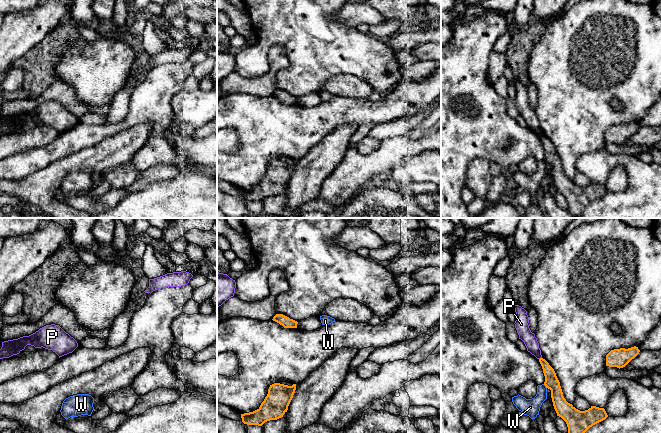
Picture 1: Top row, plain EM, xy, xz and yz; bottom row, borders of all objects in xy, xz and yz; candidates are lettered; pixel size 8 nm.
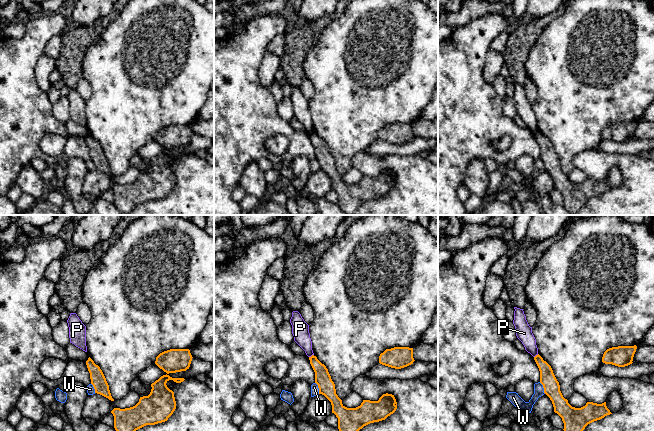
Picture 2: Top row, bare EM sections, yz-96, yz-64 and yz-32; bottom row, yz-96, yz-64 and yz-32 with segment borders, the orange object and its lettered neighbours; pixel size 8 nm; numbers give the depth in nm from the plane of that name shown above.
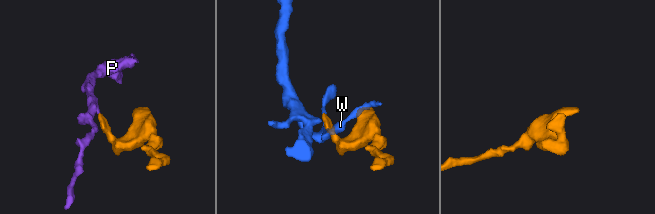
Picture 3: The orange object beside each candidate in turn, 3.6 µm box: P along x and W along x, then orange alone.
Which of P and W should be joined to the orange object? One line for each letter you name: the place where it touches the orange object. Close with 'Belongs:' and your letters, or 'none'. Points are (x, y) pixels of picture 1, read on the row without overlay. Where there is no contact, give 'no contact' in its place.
Belongs: none

